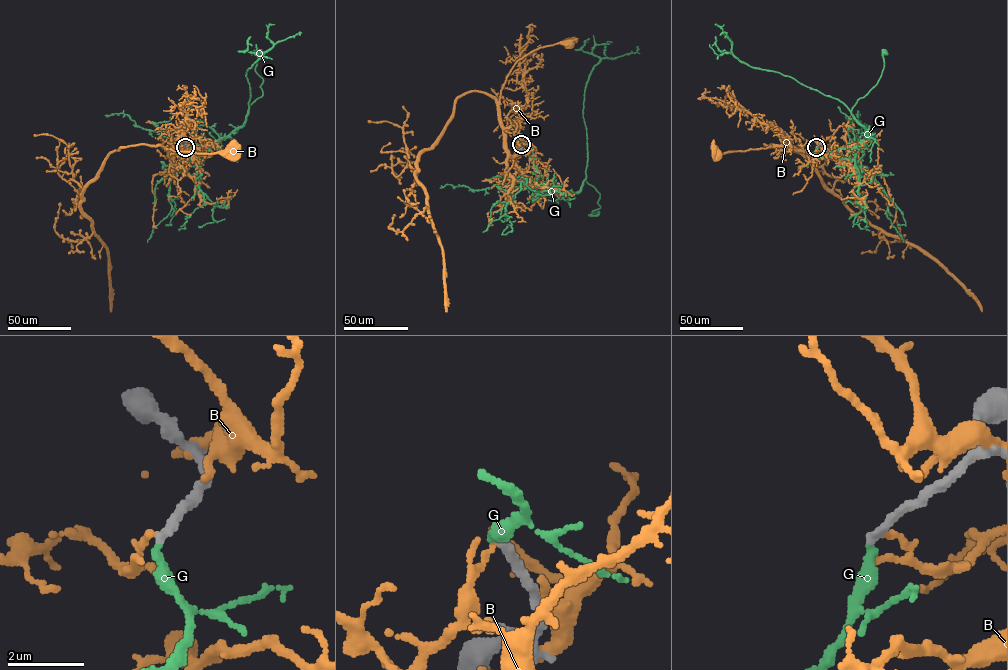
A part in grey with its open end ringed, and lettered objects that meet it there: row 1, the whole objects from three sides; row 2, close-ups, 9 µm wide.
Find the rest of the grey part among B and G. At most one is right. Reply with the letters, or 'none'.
G

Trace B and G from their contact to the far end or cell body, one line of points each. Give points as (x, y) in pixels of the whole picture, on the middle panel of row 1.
B: (521, 144), (521, 152), (511, 155), (503, 134), (499, 98), (505, 77), (533, 51), (568, 45)
G: (521, 144), (520, 139), (531, 149), (537, 183), (571, 195), (585, 179), (600, 194), (600, 207), (595, 213)

